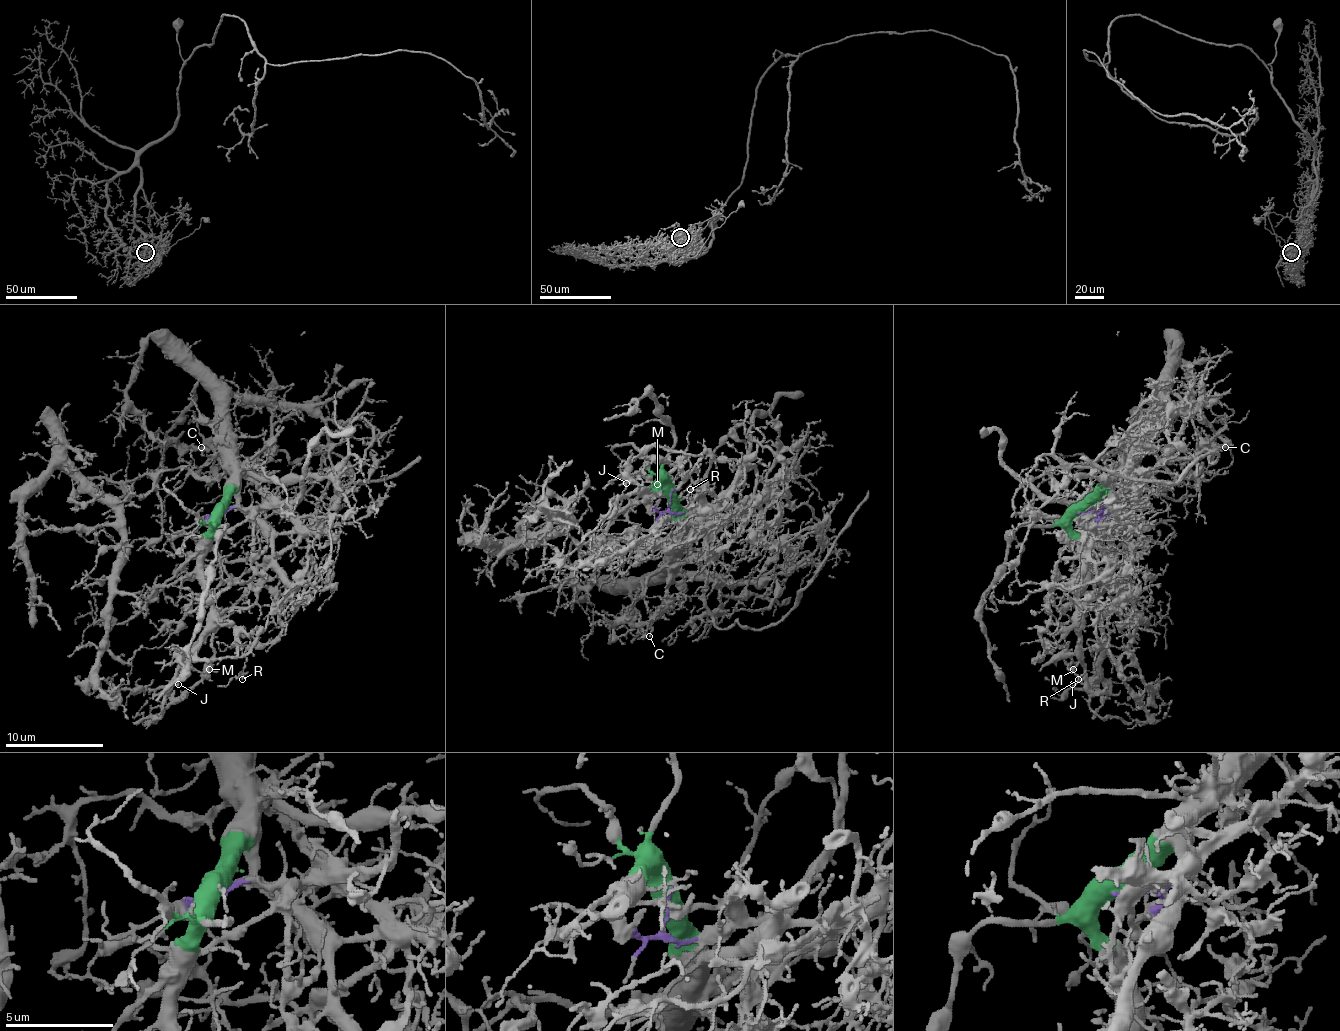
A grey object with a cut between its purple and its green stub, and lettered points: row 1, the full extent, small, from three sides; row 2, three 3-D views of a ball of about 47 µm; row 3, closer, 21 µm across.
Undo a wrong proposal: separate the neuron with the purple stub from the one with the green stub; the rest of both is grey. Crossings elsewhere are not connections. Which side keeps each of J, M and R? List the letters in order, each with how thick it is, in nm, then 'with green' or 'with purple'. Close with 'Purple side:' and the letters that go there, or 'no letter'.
J: 160 nm | with green
M: 150 nm | with green
R: 110 nm | with purple
Purple side: R

